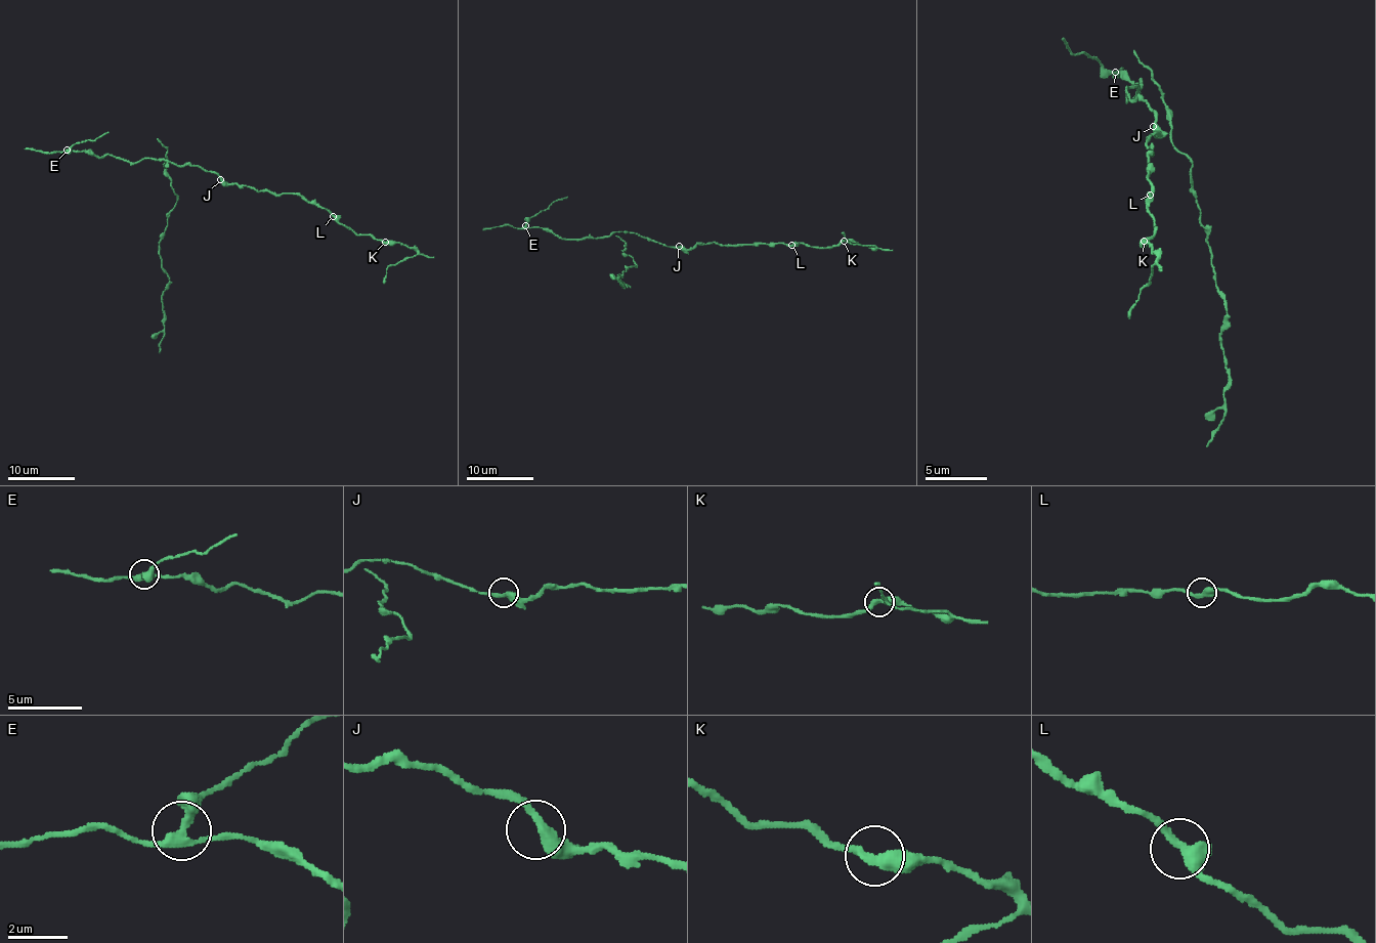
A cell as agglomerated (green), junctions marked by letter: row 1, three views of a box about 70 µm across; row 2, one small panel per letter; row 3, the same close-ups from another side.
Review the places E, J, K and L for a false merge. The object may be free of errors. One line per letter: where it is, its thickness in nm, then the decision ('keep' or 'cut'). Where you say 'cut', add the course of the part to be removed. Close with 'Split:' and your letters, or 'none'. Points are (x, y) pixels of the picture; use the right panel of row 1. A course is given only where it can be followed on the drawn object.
E: place (1115, 72); calibre 320 nm; cut; course (1116, 71), (1098, 58), (1073, 52), (1061, 40)
J: place (1153, 126); calibre 360 nm; keep
K: place (1144, 241); calibre 360 nm; keep
L: place (1150, 195); calibre 440 nm; keep
Split: E

